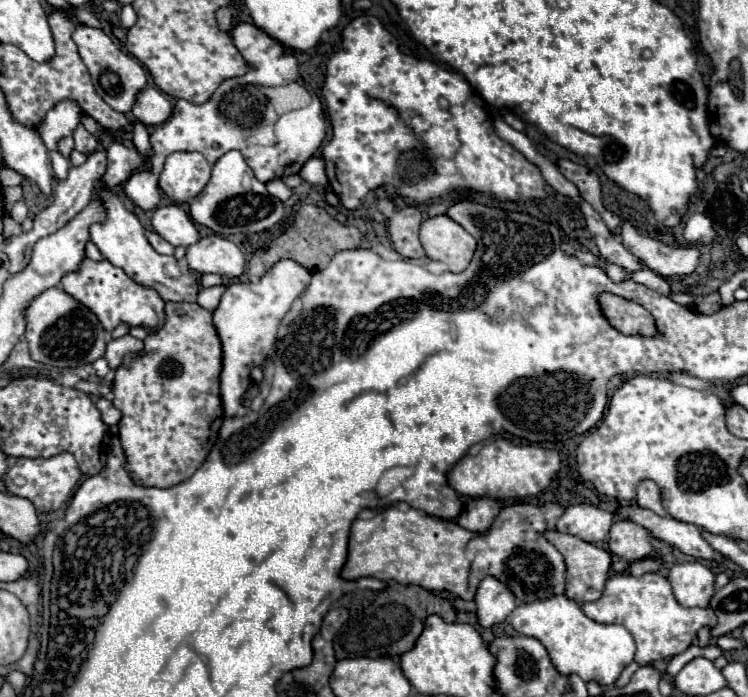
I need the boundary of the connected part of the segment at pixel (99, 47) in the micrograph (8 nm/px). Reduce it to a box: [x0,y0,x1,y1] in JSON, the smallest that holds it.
[74,24,146,114]

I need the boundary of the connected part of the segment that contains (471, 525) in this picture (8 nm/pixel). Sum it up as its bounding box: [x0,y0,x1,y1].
[456,498,500,534]

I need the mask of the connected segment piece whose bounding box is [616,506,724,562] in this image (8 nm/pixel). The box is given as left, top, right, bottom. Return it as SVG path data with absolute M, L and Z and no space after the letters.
M620 506L616 512L618 518L630 518L632 522L644 526L654 538L662 540L664 544L694 556L694 558L702 558L708 562L724 562L724 556L720 552L716 552L704 538L700 528L696 528L694 524L684 524L680 520L672 520L670 516L656 516L654 512L648 512L640 506Z

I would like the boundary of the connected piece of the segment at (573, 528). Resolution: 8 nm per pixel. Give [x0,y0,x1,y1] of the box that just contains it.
[556,504,614,544]

